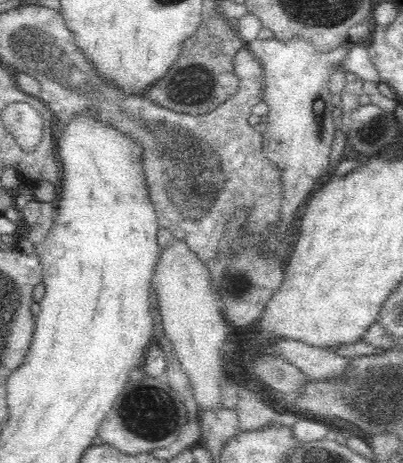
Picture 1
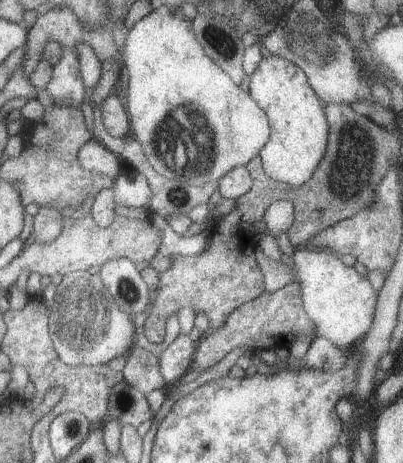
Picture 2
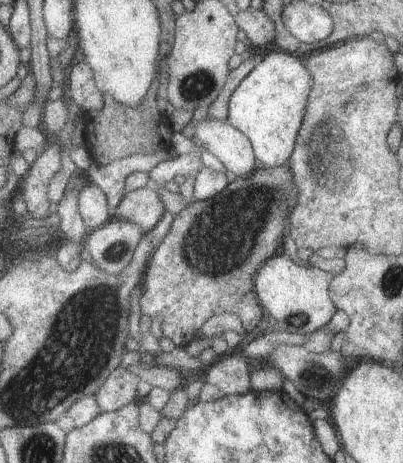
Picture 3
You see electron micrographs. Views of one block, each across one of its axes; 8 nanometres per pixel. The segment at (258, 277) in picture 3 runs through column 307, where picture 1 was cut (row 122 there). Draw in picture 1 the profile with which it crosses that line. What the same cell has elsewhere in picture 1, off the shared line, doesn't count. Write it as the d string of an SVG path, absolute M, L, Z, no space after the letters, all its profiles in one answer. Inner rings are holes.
M262 38L246 44L250 54L262 64L264 70L264 92L262 100L268 104L268 120L266 132L262 134L262 152L274 164L280 164L286 172L282 178L284 190L284 208L282 220L274 226L278 238L282 238L290 224L300 218L298 208L304 208L310 196L326 182L326 174L334 170L334 164L328 164L330 146L334 142L336 120L332 112L336 110L332 104L332 90L328 86L330 74L342 66L344 56L350 50L350 42L338 46L336 50L320 52L312 42L304 38L292 40L278 40L278 38ZM322 96L326 106L322 112L314 112L314 100Z

